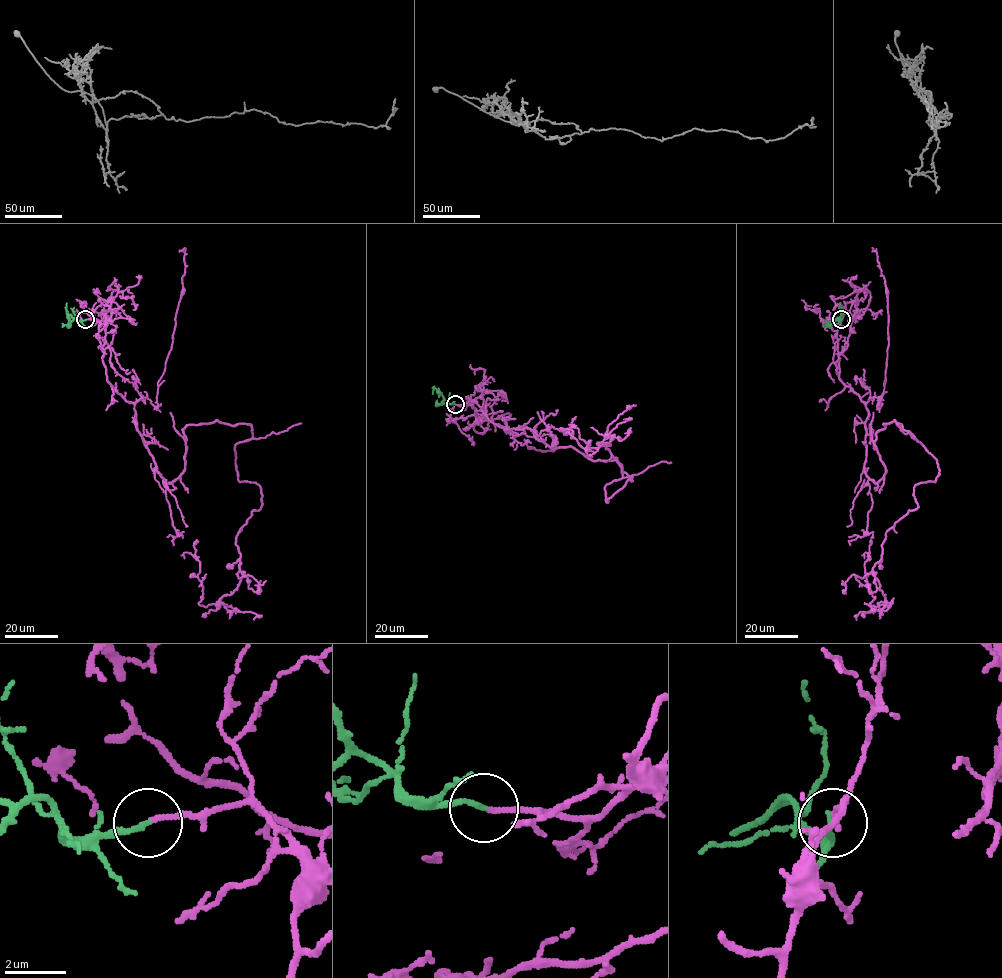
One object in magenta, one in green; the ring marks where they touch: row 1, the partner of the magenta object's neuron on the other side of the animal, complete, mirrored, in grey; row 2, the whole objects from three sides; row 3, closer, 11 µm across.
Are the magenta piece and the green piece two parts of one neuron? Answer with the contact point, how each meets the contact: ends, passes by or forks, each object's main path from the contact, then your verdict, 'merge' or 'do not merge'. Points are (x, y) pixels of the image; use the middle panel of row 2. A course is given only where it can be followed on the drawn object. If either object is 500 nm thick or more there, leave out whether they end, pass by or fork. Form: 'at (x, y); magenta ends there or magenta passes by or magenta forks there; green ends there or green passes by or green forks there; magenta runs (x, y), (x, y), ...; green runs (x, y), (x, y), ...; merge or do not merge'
at (455, 404); magenta ends there; green ends there; magenta runs (455, 404), (617, 460), (607, 502), (631, 481), (611, 436), (586, 450), (554, 427); green runs (455, 404), (444, 399), (441, 404), (436, 405), (437, 403); merge

